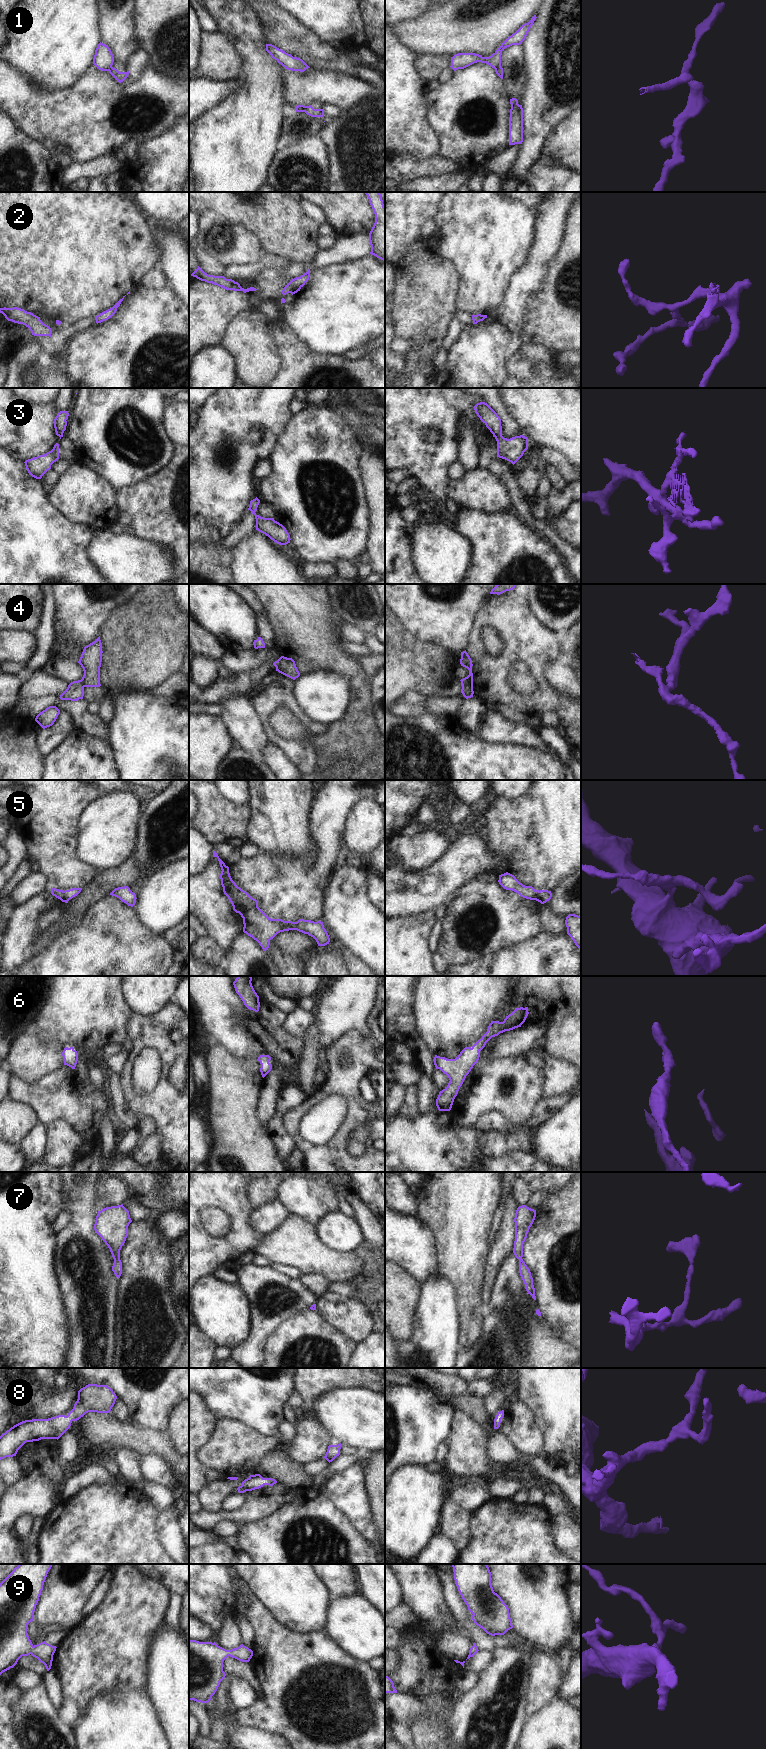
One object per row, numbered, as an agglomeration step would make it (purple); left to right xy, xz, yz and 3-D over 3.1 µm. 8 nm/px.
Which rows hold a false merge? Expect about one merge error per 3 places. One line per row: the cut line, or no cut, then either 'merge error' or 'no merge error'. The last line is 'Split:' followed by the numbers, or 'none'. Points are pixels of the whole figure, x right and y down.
1: cut in xz along (306, 106), (303, 111); merge error
2: no cut; no merge error
3: no cut; no merge error
4: cut in yz along (461, 681), (467, 682), (472, 687); merge error
5: no cut; no merge error
6: no cut; no merge error
7: no cut; no merge error
8: no cut; no merge error
9: no cut; no merge error
Split: 1, 4

